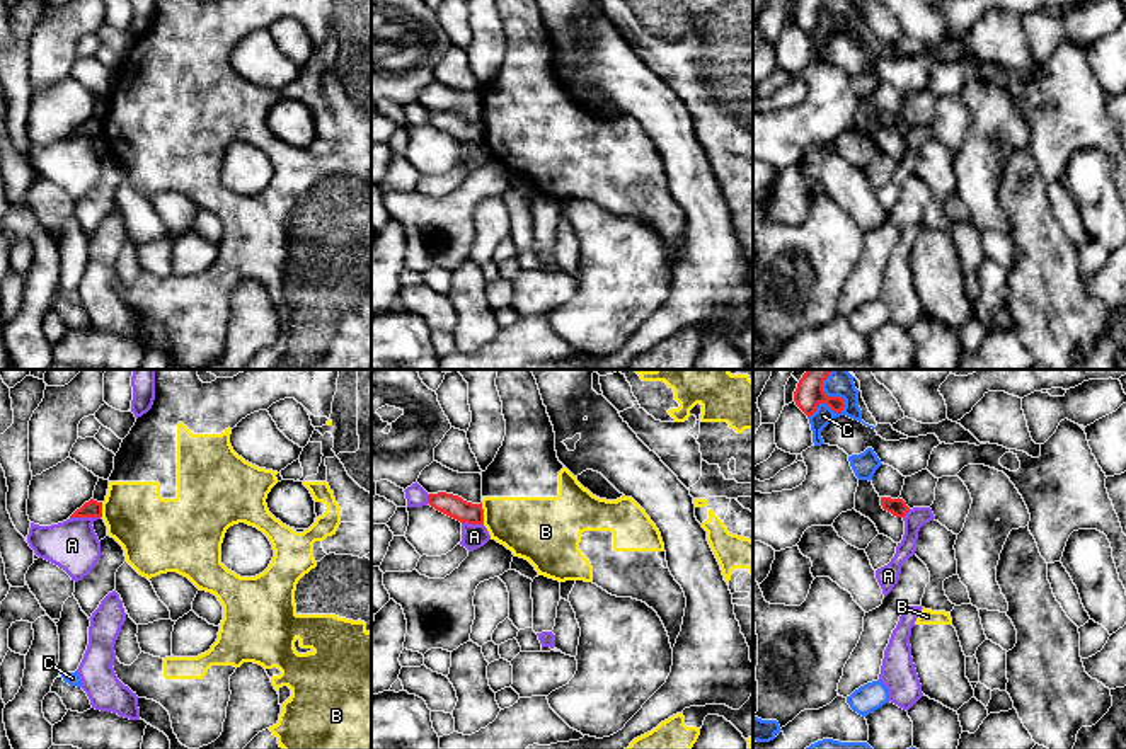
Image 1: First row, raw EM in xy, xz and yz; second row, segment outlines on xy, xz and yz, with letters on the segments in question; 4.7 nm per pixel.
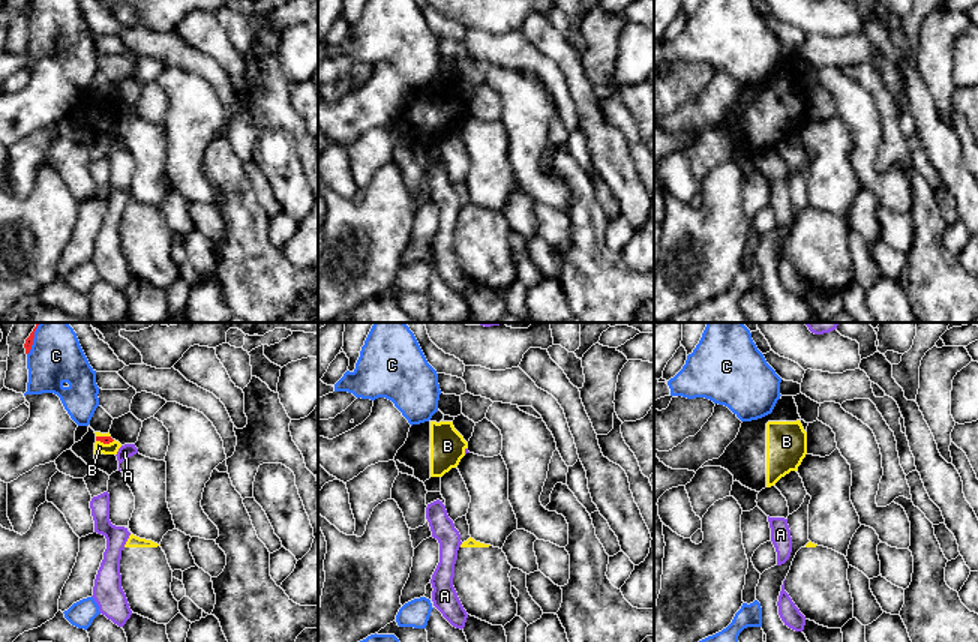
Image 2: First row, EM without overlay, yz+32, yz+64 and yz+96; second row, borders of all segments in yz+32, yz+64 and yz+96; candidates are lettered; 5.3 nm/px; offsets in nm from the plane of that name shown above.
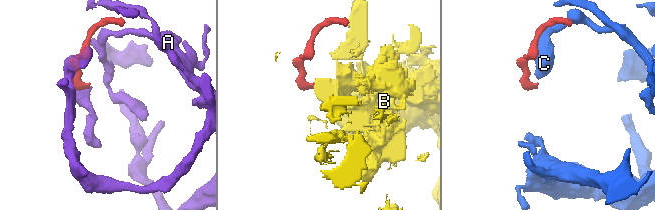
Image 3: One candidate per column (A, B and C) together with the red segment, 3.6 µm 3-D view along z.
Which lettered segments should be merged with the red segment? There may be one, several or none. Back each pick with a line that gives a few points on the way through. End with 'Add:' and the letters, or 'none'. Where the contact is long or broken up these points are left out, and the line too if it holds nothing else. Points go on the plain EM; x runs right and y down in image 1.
Add: none

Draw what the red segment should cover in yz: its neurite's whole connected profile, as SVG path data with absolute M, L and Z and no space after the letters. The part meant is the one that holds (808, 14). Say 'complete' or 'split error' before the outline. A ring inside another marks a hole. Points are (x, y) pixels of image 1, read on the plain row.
complete; M799 0L794 10L796 24L811 36L819 22L826 22L833 31L842 32L845 19L840 15L828 15L823 9L823 0Z

